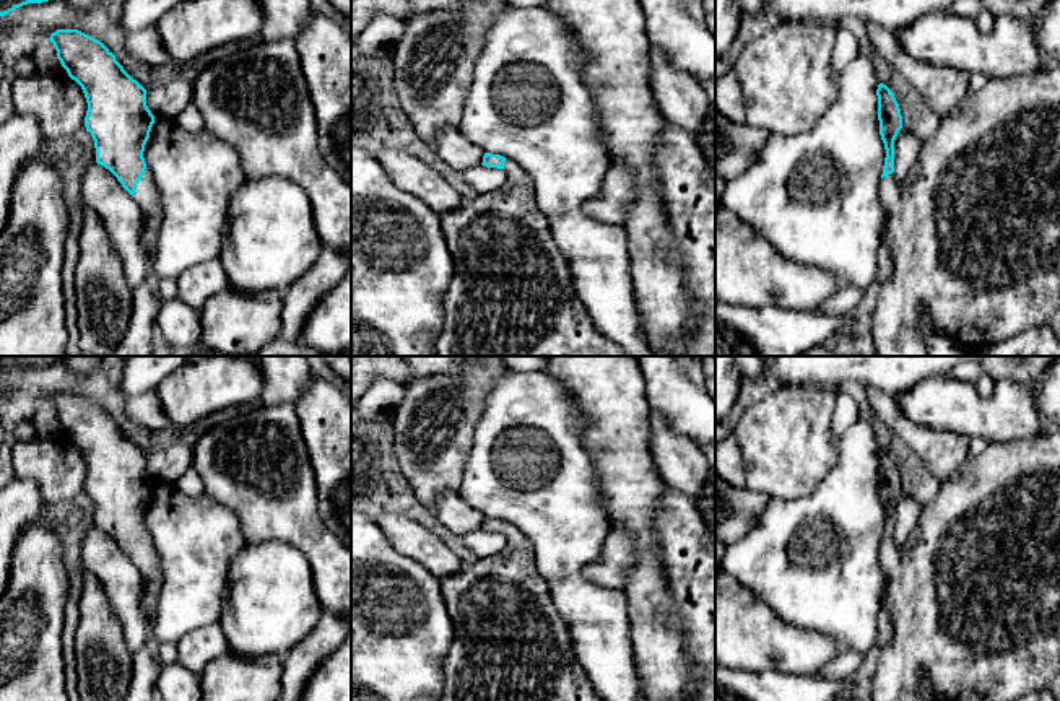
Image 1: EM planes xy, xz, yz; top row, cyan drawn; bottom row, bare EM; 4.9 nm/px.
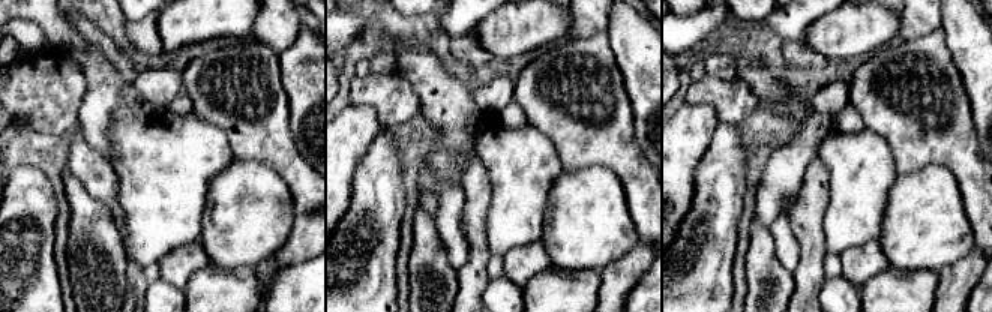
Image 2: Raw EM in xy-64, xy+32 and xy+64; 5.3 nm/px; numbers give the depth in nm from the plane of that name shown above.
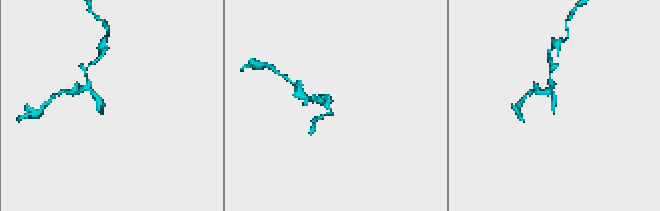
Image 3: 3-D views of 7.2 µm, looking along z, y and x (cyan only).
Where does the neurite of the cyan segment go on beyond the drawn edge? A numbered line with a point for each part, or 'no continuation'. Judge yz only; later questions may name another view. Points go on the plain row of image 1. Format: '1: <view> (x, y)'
1: yz (974, 597)

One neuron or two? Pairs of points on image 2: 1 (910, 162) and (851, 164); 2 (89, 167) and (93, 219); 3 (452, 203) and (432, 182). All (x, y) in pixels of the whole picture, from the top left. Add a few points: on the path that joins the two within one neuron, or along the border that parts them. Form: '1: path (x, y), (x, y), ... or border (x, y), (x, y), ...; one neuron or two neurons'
1: border (874, 132), (887, 143), (895, 170), (899, 174); two neurons
2: border (68, 168), (107, 206), (114, 221); two neurons
3: path (449, 198), (437, 186); one neuron

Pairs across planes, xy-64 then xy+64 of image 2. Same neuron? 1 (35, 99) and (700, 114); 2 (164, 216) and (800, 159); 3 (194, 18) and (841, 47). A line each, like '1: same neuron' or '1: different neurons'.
1: different neurons
2: different neurons
3: same neuron

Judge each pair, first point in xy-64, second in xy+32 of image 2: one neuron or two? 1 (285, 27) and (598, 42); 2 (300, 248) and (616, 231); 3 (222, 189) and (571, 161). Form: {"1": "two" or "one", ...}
{"1": "two", "2": "two", "3": "two"}

